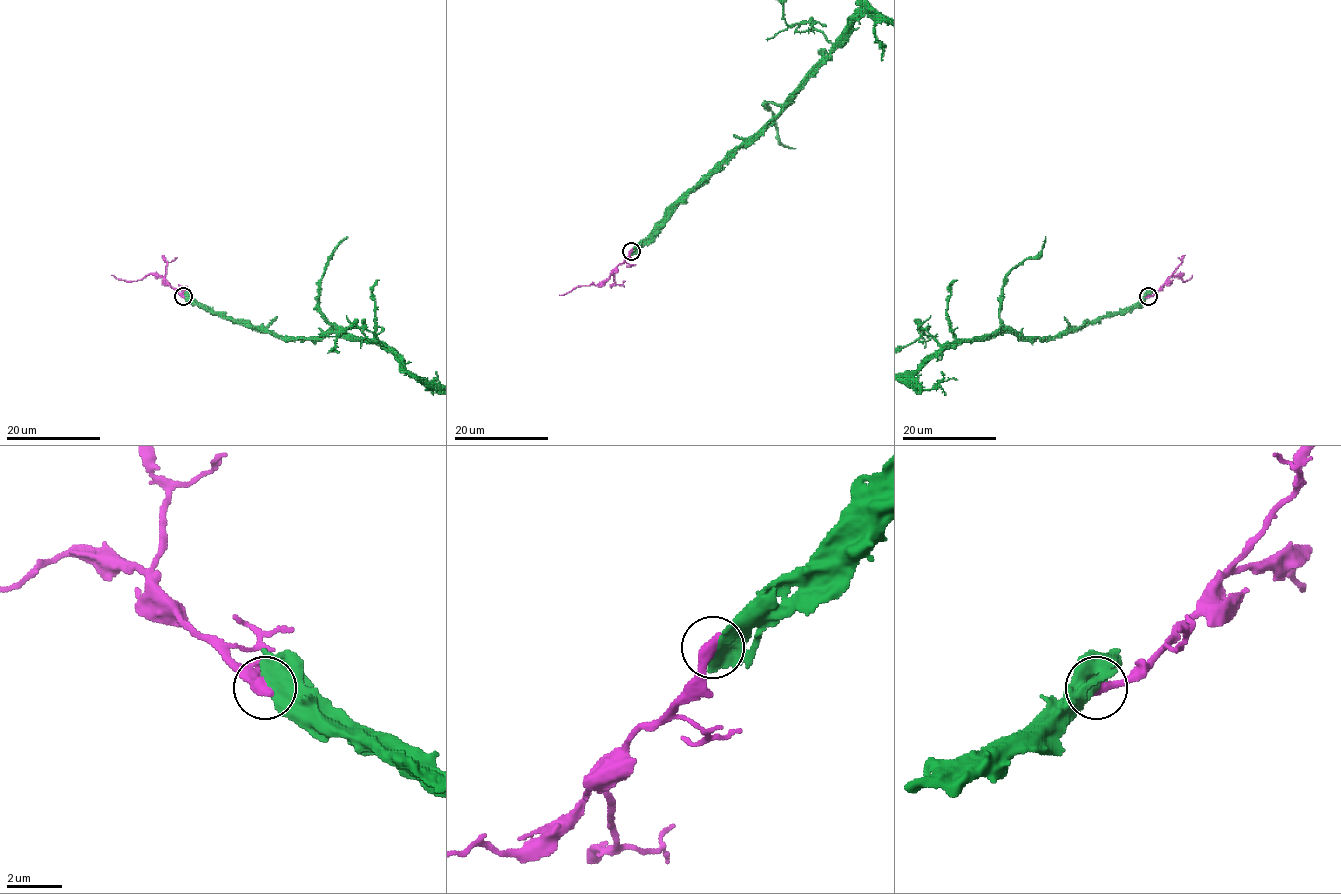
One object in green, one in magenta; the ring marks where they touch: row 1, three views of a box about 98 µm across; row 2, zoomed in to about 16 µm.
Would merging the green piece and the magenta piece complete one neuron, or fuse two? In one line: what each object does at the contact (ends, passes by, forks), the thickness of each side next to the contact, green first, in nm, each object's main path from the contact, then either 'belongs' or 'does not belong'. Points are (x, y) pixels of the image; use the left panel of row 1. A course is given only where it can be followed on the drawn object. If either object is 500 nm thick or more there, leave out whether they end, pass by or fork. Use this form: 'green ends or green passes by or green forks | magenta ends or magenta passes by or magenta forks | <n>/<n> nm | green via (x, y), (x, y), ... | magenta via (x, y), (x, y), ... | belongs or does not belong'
600/440 nm | magenta via (183, 296), (162, 276), (149, 274), (130, 281), (111, 275) | does not belong

